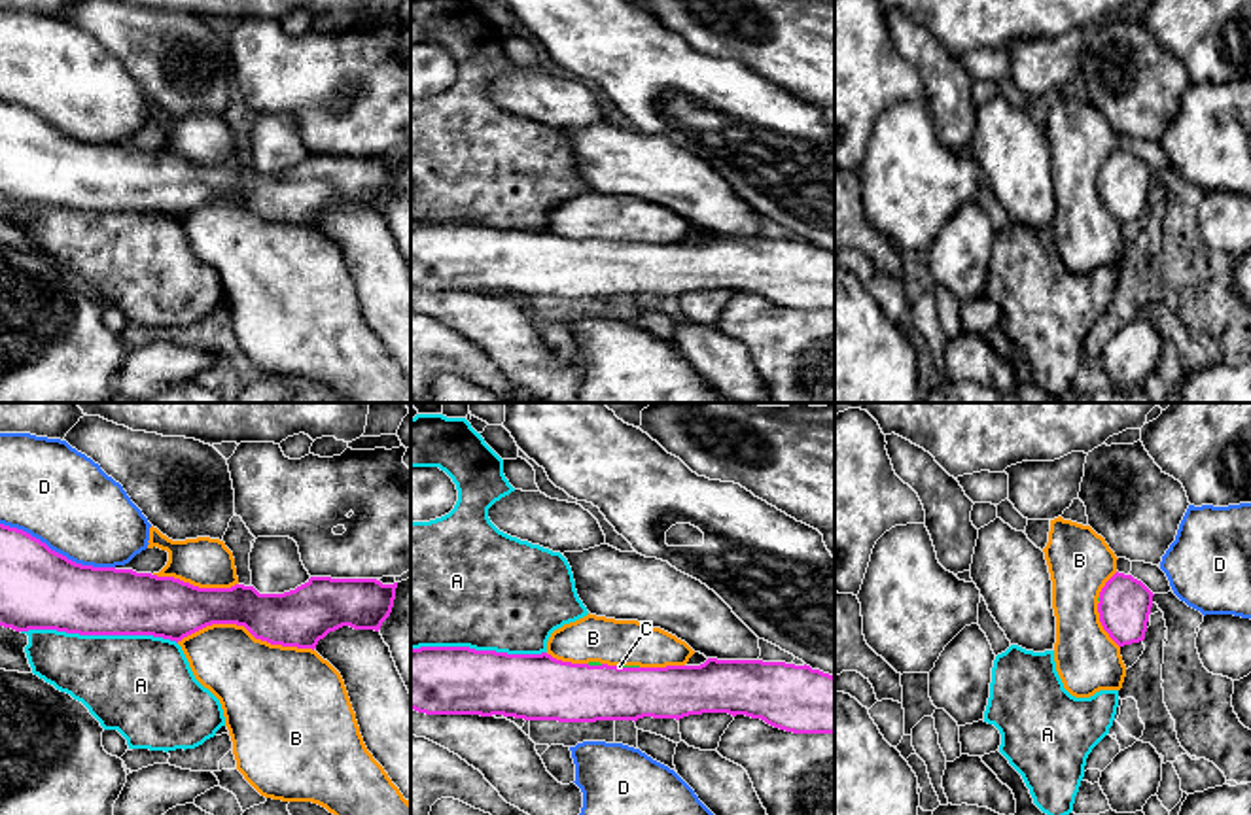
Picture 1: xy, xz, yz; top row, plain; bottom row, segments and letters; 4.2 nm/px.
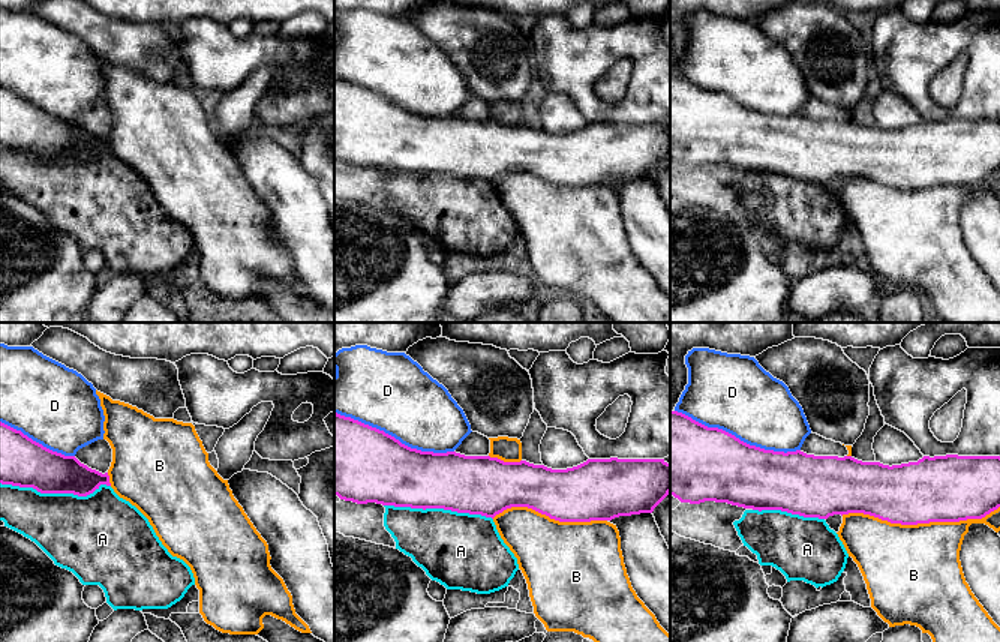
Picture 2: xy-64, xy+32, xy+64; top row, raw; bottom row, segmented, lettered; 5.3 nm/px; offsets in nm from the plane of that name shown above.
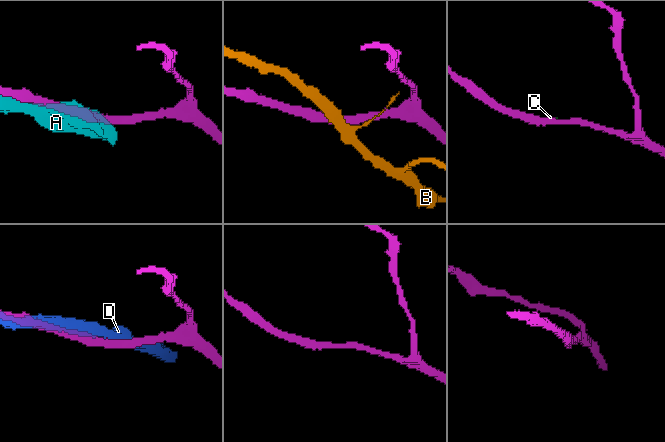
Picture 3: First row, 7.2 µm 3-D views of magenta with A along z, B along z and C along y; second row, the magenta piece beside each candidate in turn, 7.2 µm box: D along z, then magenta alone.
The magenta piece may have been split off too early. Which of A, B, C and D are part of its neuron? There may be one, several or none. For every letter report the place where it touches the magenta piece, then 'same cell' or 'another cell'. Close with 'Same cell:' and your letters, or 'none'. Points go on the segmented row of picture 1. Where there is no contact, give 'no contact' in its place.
A: xy (99, 634) | another cell
B: xy (245, 626) | another cell
C: xz (629, 668) | same cell
D: xy (57, 553) | another cell
Same cell: C

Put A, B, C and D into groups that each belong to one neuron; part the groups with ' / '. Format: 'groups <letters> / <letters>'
groups A / B / C / D

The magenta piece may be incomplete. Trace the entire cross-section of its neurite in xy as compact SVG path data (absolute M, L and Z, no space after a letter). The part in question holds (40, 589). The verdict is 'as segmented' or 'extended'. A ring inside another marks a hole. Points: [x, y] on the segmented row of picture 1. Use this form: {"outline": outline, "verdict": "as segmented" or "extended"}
{"outline": "M0 524L0 626L15 632L153 635L178 643L212 624L237 624L271 645L314 650L320 639L343 626L379 632L392 613L396 588L397 582L377 579L331 577L310 577L284 594L259 594L244 584L199 588L174 577L81 565L30 533Z", "verdict": "as segmented"}

